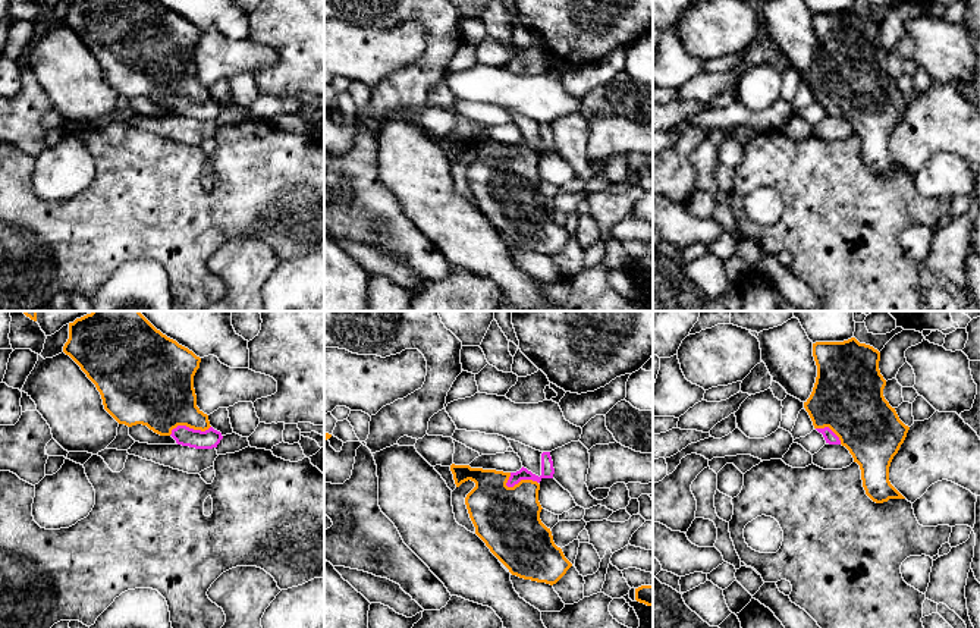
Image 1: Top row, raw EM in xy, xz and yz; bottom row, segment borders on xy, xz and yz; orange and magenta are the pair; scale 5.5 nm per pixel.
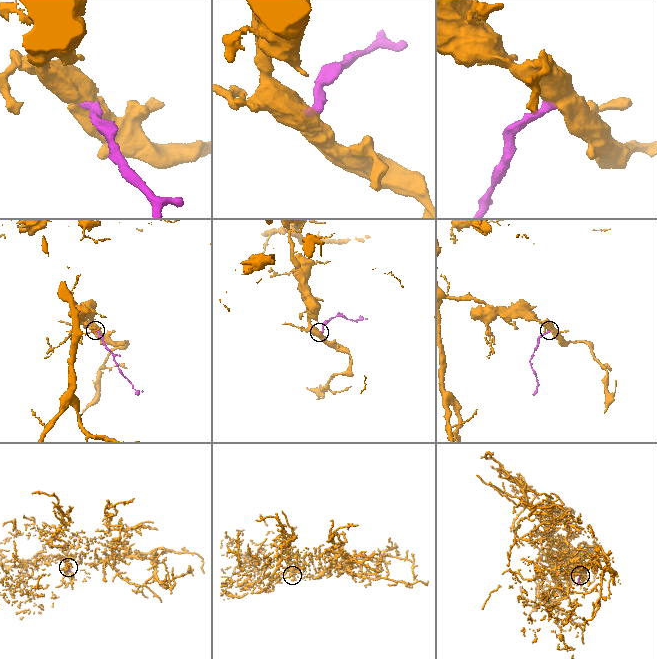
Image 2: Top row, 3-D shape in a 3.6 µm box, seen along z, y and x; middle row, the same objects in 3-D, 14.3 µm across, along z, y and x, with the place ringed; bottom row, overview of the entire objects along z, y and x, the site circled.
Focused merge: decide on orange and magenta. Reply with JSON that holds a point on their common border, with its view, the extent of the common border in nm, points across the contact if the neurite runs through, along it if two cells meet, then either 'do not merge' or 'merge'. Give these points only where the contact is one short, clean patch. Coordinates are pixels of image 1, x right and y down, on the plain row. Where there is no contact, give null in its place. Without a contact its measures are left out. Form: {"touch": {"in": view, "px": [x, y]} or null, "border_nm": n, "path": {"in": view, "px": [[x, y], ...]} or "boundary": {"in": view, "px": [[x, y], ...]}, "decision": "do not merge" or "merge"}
{"touch": {"in": "xy", "px": [188, 97]}, "border_nm": 240, "path": {"in": "xy", "px": [[157, 63], [188, 97], [185, 107]]}, "decision": "merge"}

